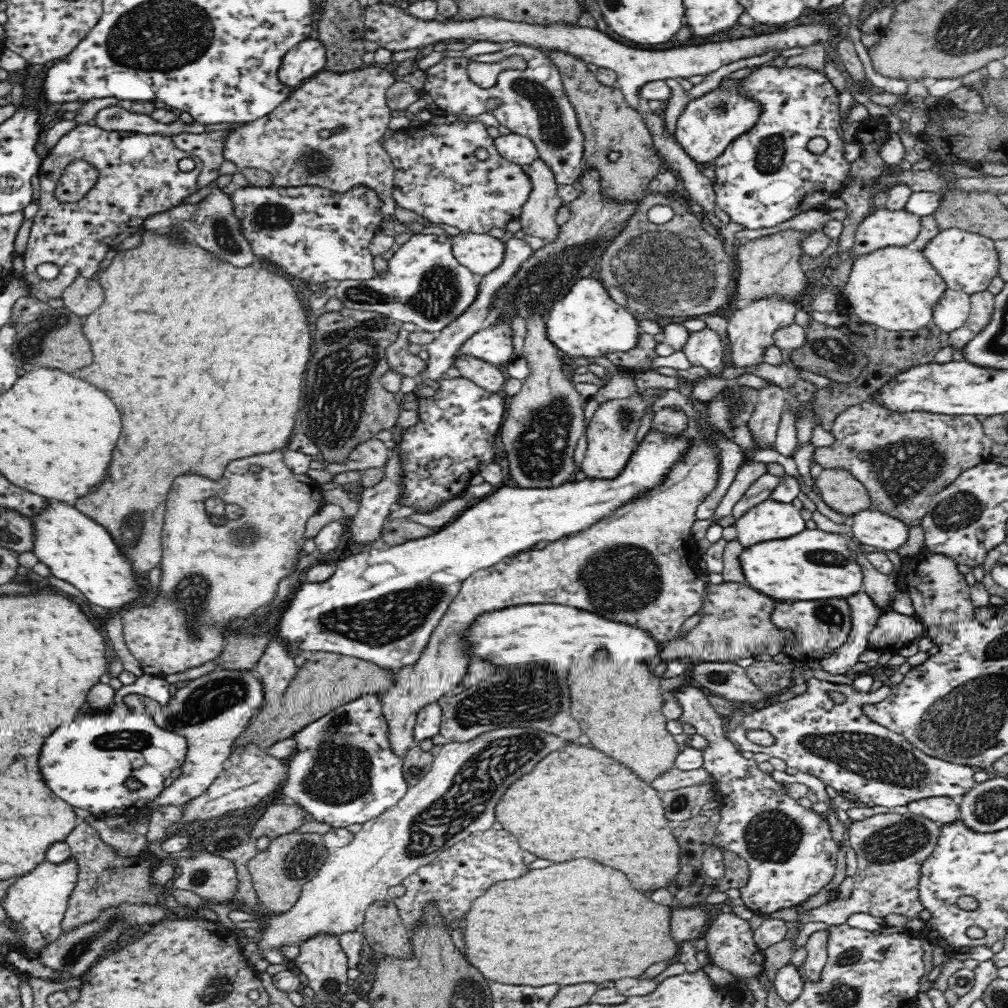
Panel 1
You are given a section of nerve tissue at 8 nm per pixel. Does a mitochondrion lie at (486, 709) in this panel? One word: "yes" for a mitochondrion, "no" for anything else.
yes

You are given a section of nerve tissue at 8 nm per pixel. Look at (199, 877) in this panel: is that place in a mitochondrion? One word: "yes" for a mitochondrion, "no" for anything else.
yes

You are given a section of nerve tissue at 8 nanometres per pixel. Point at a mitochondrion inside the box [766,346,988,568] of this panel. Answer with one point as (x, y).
(906, 468)

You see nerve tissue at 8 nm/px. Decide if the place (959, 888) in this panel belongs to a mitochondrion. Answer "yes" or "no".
no

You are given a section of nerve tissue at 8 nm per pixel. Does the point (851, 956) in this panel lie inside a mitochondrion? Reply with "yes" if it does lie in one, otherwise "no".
yes

